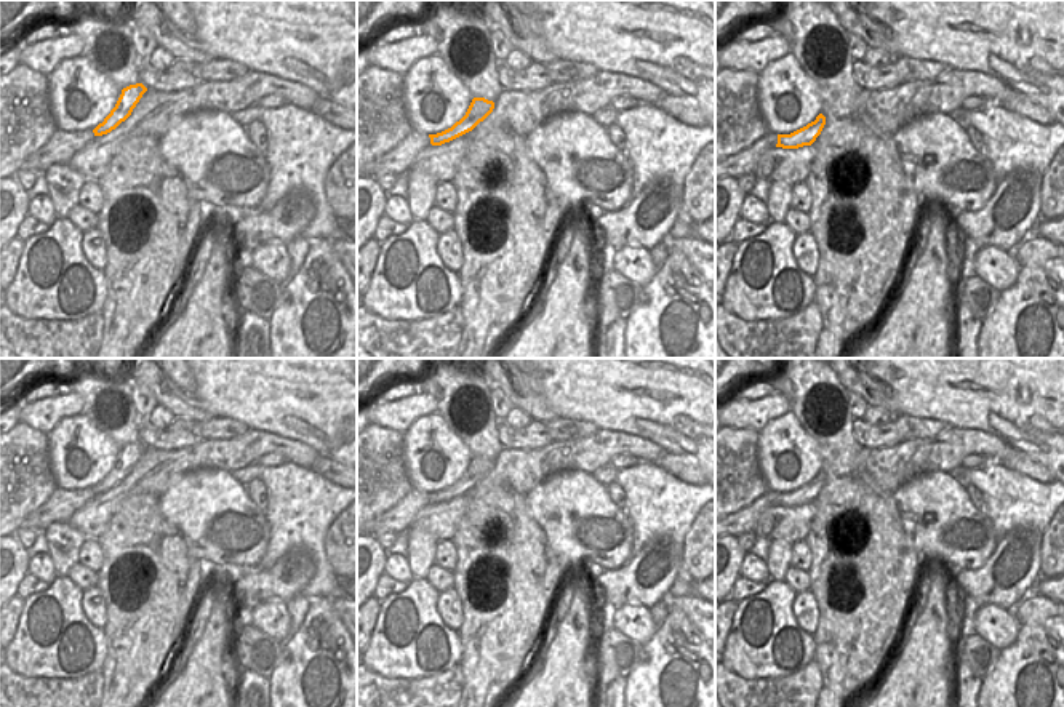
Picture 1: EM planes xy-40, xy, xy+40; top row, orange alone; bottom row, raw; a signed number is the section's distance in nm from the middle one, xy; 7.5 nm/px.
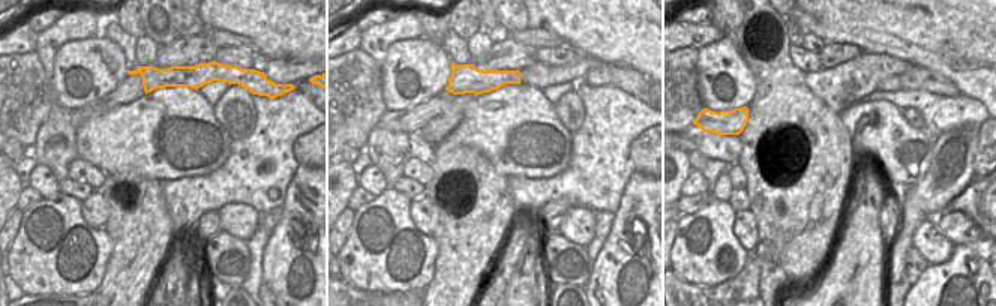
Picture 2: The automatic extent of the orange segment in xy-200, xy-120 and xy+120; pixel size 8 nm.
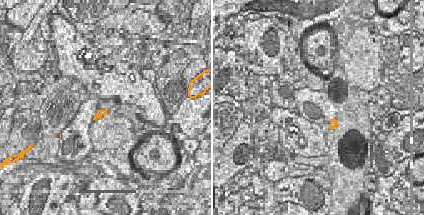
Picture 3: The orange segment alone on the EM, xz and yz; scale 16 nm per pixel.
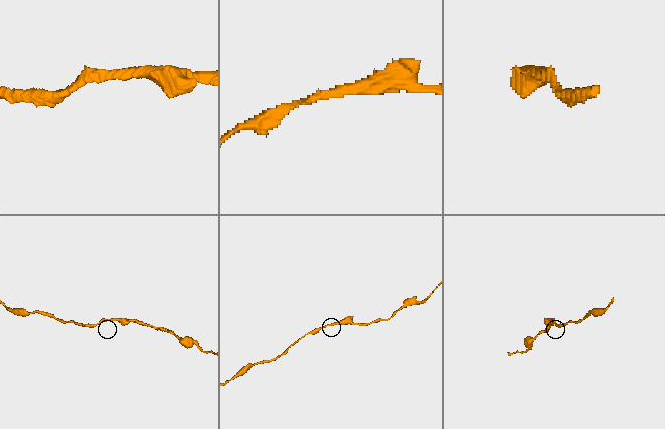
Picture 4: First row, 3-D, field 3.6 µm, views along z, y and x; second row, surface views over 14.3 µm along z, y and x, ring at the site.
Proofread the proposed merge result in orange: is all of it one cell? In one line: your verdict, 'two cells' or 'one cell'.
one cell

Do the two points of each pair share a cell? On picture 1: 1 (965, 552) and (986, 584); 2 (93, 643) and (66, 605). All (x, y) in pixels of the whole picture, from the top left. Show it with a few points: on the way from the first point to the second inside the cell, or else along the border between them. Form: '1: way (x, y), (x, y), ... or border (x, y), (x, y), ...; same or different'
1: border (999, 538), (983, 565), (952, 573); different
2: way (85, 634), (85, 626), (74, 615); same

